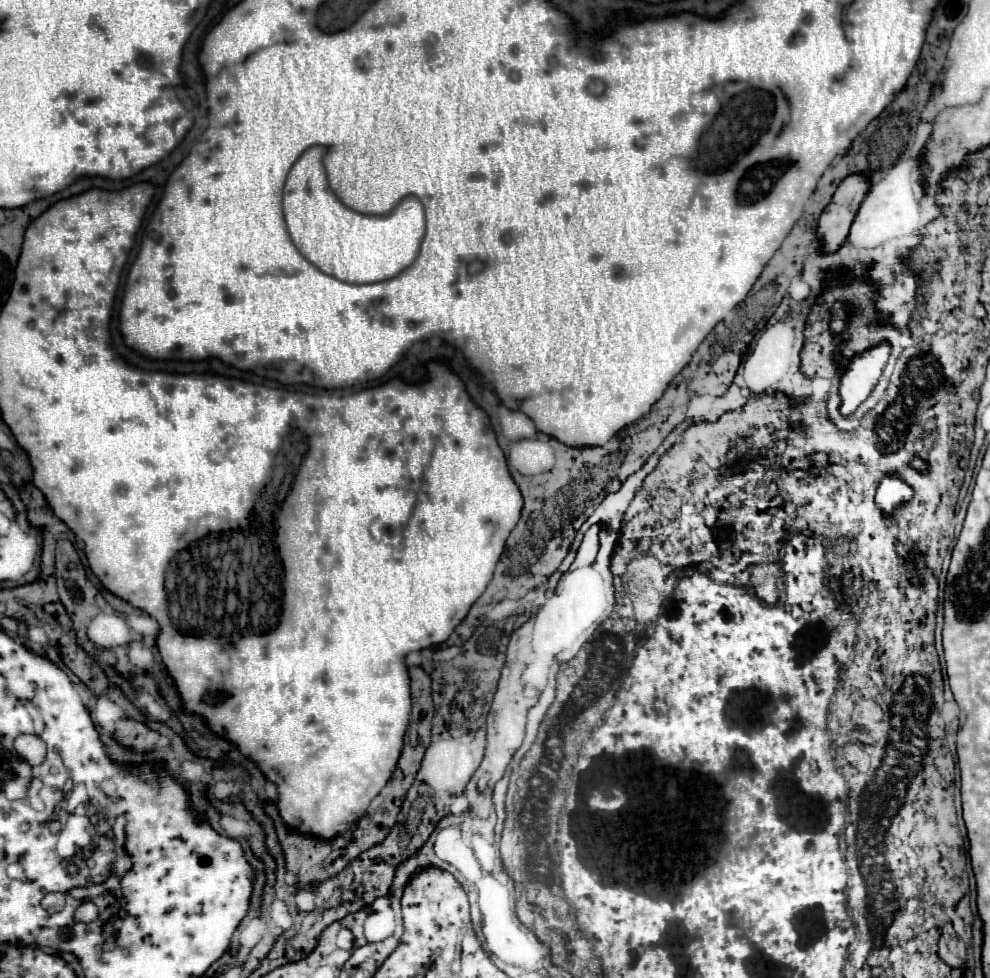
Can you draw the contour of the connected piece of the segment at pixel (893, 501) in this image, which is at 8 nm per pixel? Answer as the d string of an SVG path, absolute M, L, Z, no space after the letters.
M890 475L880 481L876 491L876 503L880 505L882 511L890 513L894 507L902 505L904 501L910 501L912 495L914 495L914 489L904 479Z

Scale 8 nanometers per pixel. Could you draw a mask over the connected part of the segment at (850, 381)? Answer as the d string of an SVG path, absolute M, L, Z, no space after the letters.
M882 343L860 357L854 357L848 371L842 373L840 395L842 395L842 413L852 413L878 383L880 371L888 361L890 345Z

